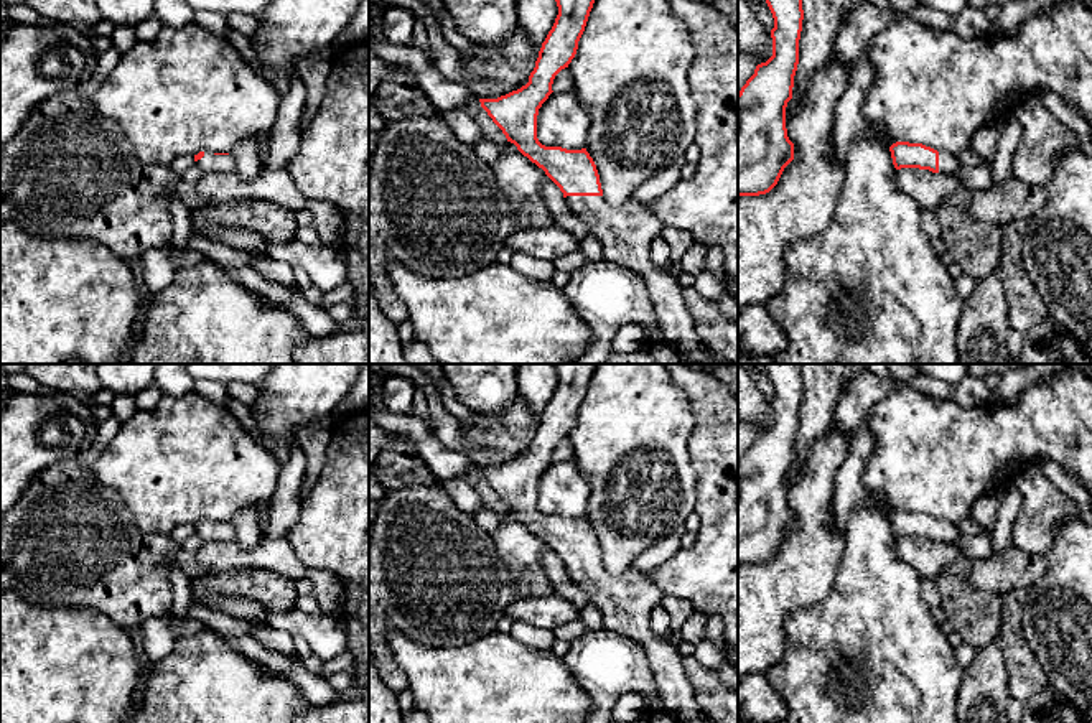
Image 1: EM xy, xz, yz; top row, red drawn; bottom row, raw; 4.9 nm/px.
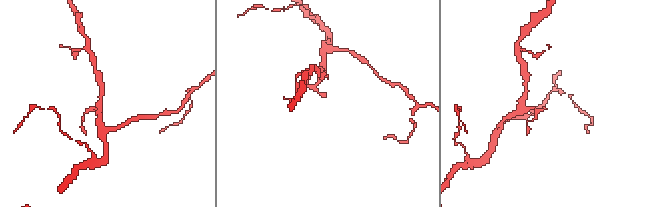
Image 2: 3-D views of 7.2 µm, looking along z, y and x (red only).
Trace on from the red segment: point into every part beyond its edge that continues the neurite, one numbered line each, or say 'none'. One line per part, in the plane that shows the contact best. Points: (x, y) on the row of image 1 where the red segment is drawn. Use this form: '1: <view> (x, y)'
1: xz (626, 233)

